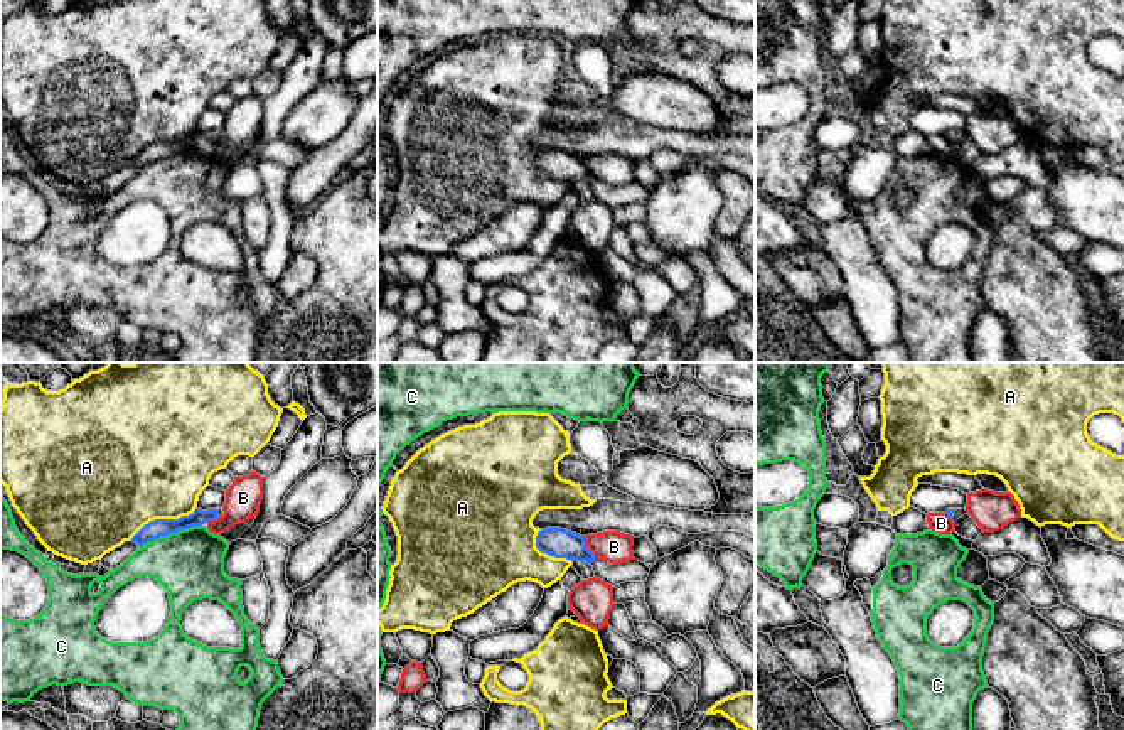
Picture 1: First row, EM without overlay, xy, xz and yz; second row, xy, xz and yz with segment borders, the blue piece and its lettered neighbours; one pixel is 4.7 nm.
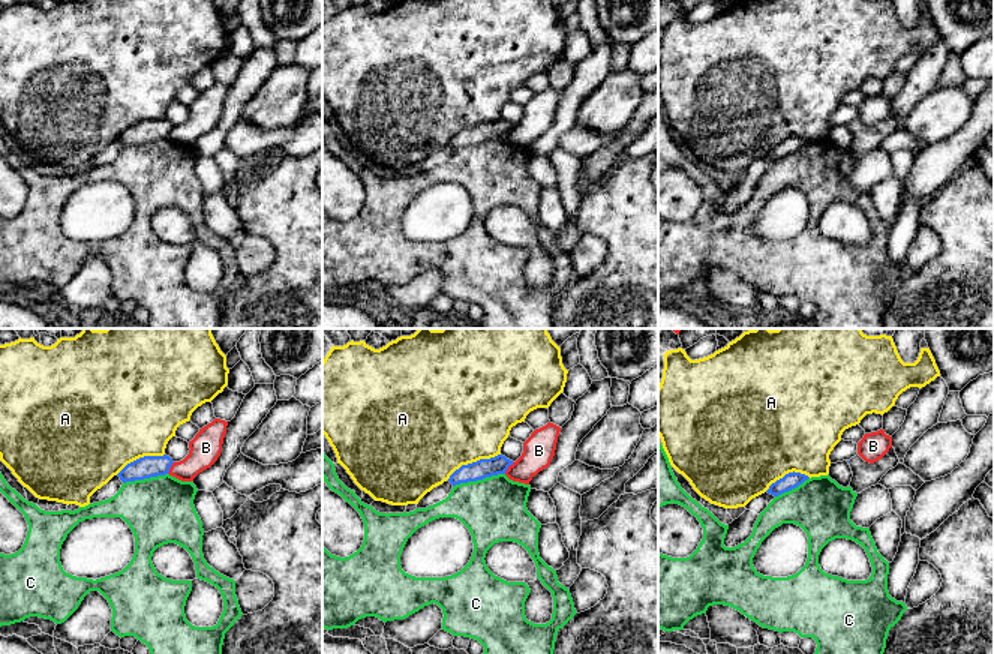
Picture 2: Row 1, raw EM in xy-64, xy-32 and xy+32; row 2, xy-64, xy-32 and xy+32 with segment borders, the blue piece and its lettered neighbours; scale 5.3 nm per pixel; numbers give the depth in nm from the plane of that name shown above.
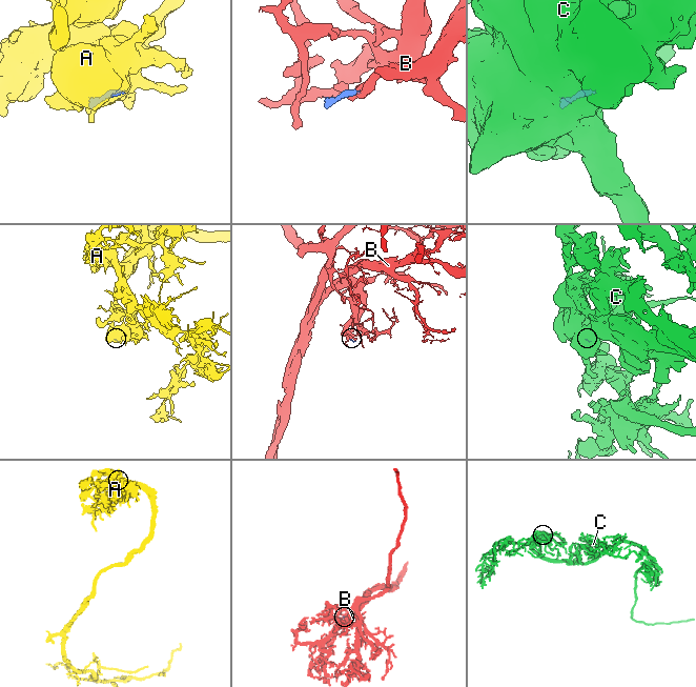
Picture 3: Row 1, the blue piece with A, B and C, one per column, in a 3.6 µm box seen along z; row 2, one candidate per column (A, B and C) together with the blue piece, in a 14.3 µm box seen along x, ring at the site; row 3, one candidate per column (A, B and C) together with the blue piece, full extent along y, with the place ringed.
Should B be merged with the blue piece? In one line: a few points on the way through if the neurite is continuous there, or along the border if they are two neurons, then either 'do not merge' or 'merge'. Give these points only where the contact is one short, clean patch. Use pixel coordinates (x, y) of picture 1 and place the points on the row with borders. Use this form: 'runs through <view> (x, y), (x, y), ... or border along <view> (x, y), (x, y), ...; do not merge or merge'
border along xz (583, 536), (583, 542), (597, 557); do not merge

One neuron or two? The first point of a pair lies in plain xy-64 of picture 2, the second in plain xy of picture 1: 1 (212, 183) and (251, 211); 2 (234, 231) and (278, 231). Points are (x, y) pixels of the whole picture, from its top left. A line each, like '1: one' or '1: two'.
1: two
2: two

